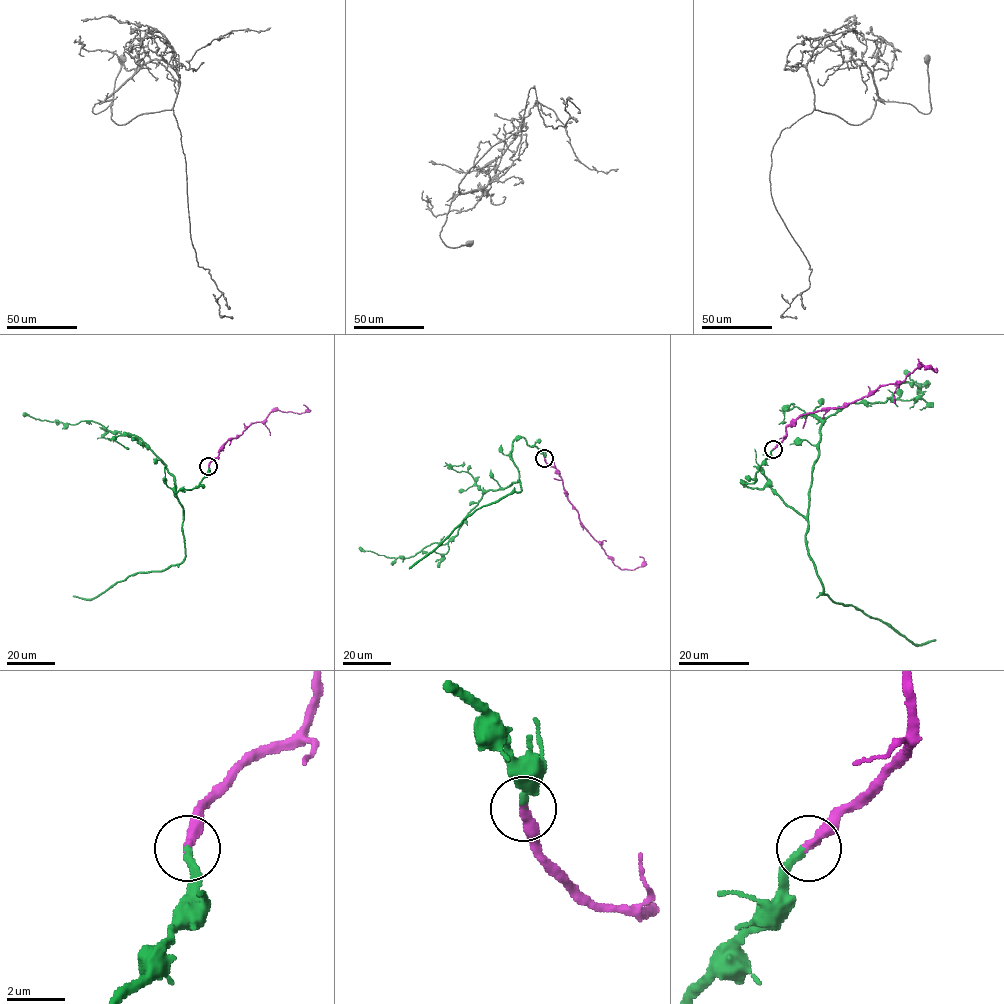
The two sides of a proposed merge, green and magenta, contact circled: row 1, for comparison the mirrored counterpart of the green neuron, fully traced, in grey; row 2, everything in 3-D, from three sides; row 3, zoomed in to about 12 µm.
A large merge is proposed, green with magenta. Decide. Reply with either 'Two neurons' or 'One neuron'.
One neuron

